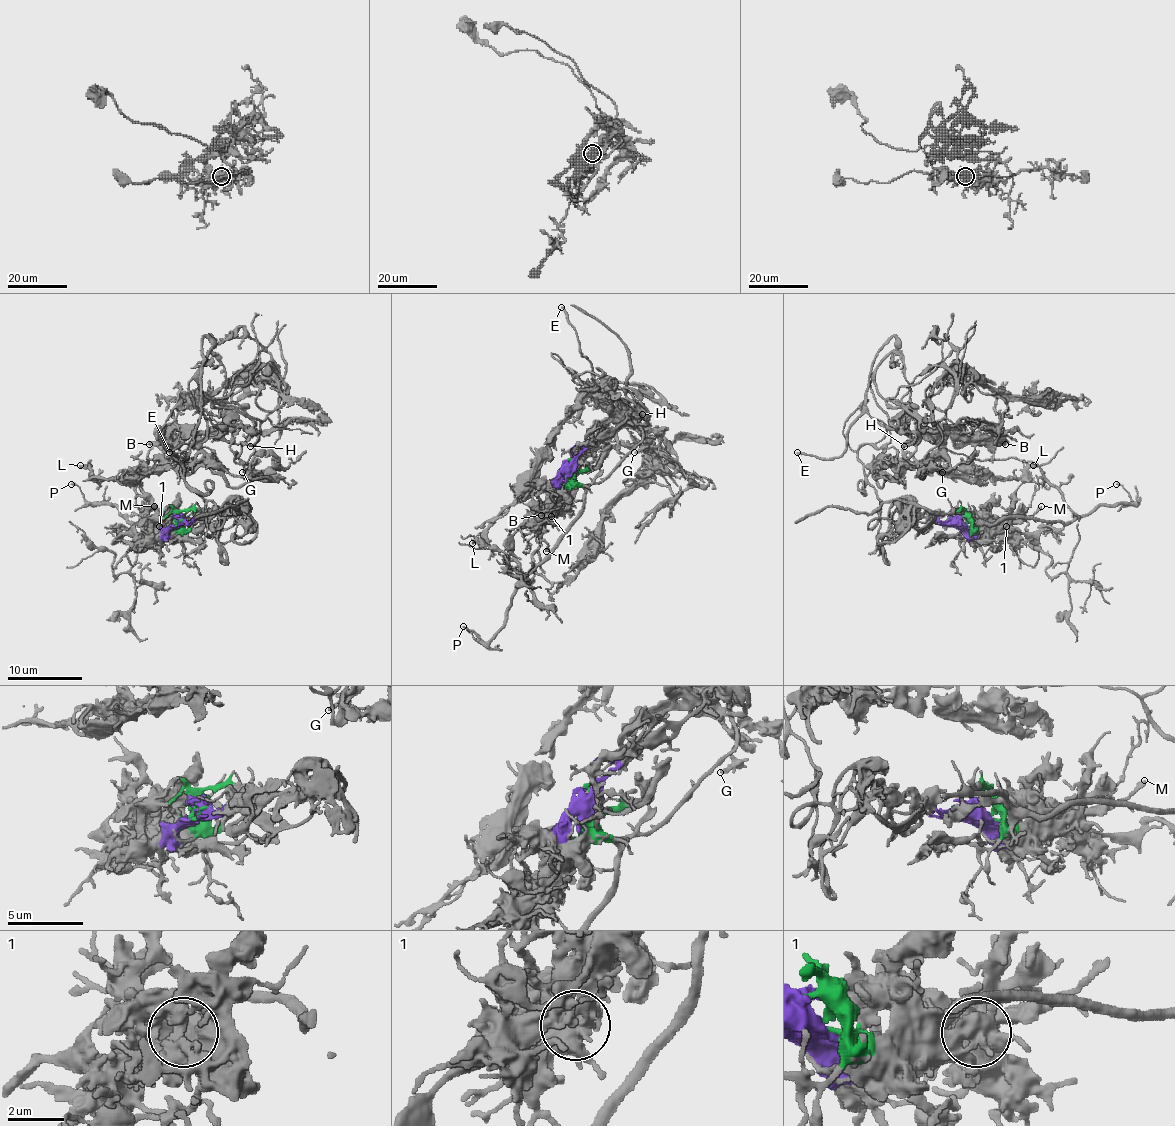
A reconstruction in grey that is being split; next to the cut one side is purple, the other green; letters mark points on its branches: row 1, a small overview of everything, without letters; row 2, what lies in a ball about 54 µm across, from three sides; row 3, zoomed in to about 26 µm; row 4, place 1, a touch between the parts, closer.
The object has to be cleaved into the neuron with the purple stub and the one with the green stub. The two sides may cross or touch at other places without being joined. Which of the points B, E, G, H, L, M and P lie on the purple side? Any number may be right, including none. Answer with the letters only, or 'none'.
B, E, G, H, L

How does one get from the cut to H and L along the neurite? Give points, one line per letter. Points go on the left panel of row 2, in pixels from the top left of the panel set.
H: (178, 520), (224, 520), (184, 480), (206, 437), (193, 379), (252, 422), (250, 446)
L: (178, 520), (219, 515), (224, 520), (184, 480), (182, 468), (193, 463), (94, 478), (80, 465)

